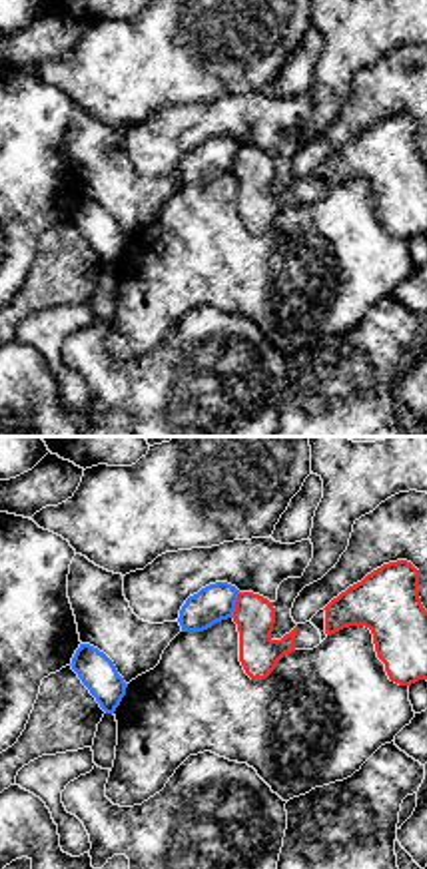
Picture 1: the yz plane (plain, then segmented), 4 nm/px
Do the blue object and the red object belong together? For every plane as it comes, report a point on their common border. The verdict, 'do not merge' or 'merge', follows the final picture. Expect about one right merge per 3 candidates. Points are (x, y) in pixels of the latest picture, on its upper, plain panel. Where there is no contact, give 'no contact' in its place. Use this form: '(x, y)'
(234, 158)

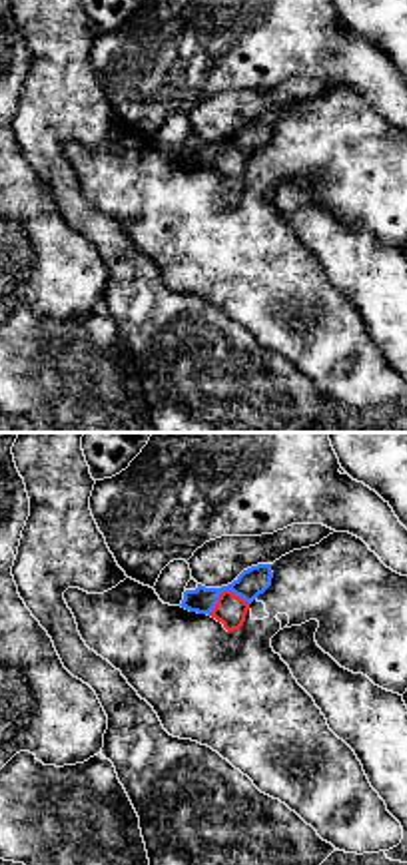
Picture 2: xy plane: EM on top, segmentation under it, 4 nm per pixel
(224, 142)

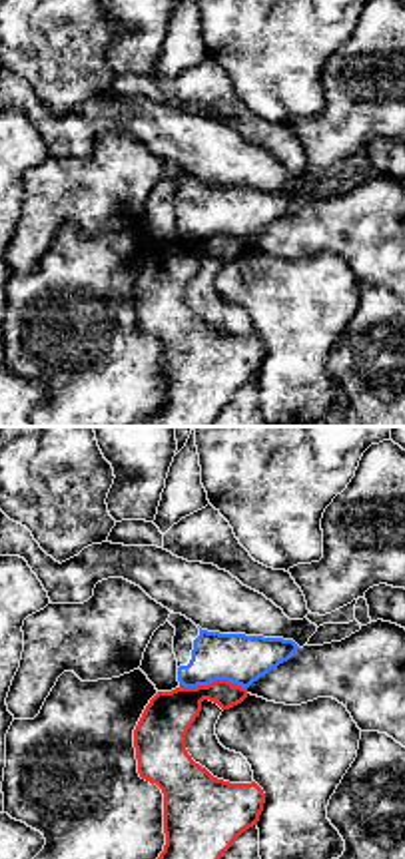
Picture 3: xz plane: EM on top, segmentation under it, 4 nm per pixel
(214, 234)

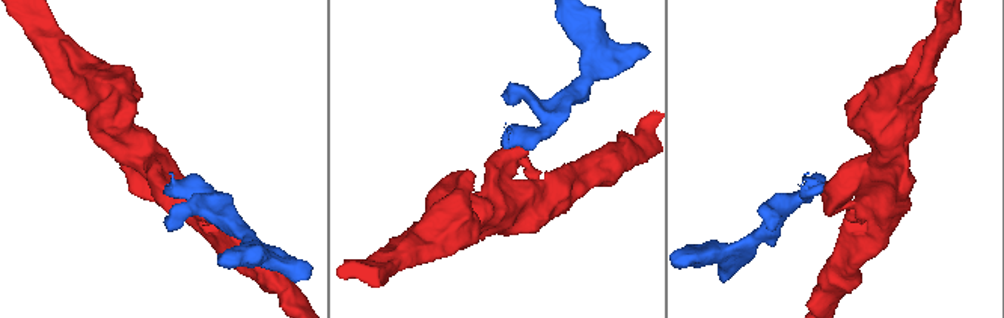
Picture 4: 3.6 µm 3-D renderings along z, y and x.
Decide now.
do not merge

